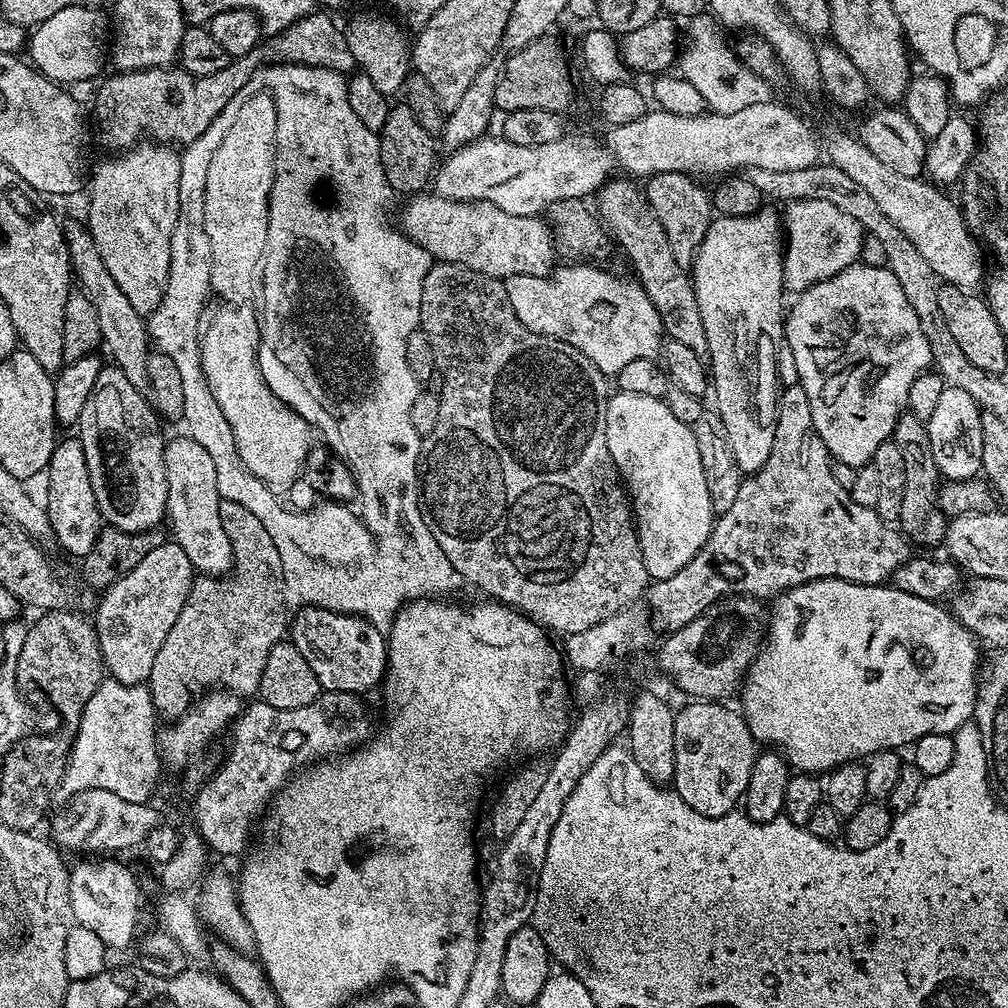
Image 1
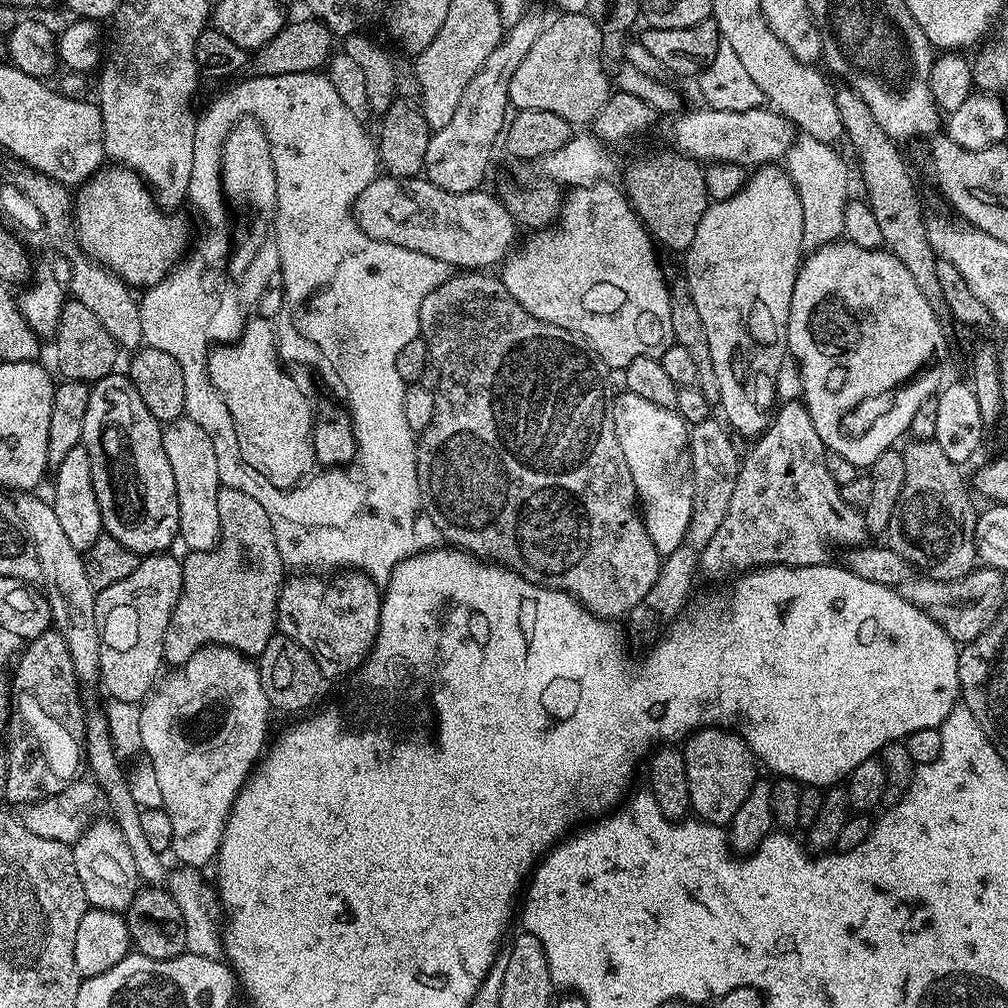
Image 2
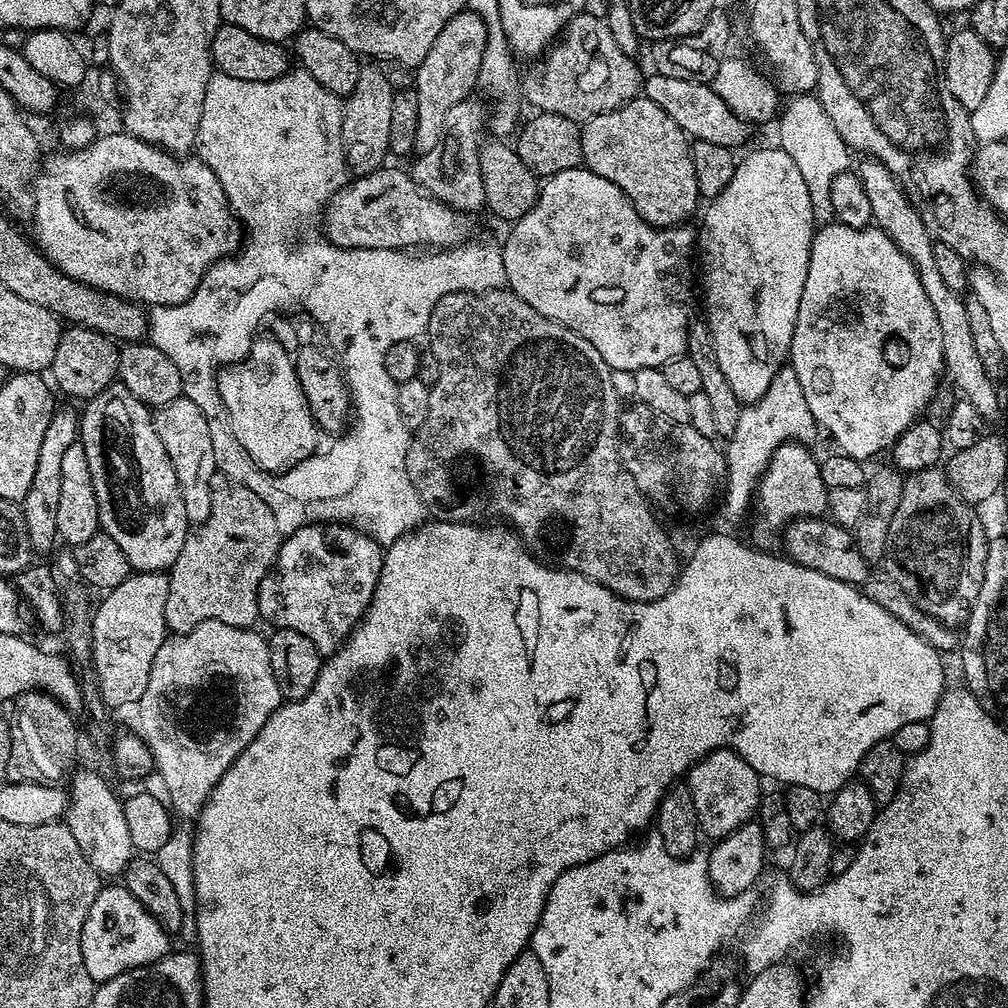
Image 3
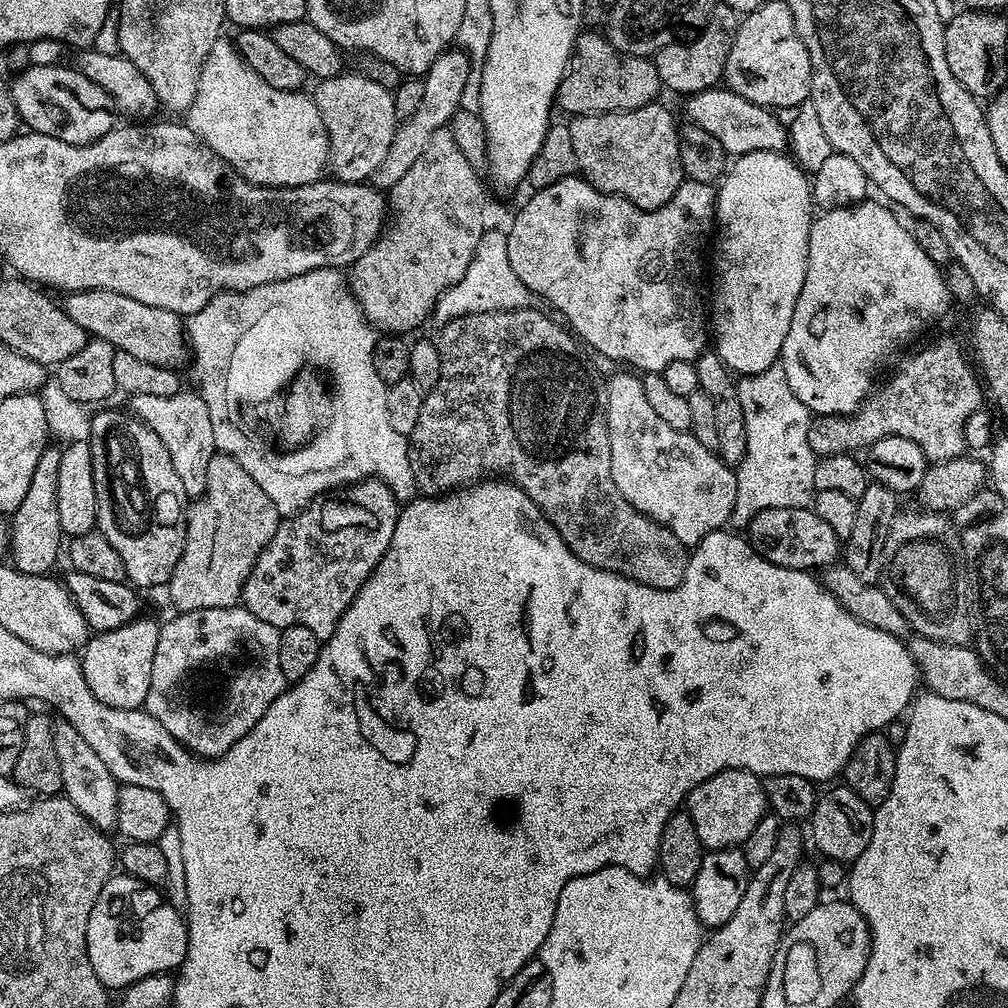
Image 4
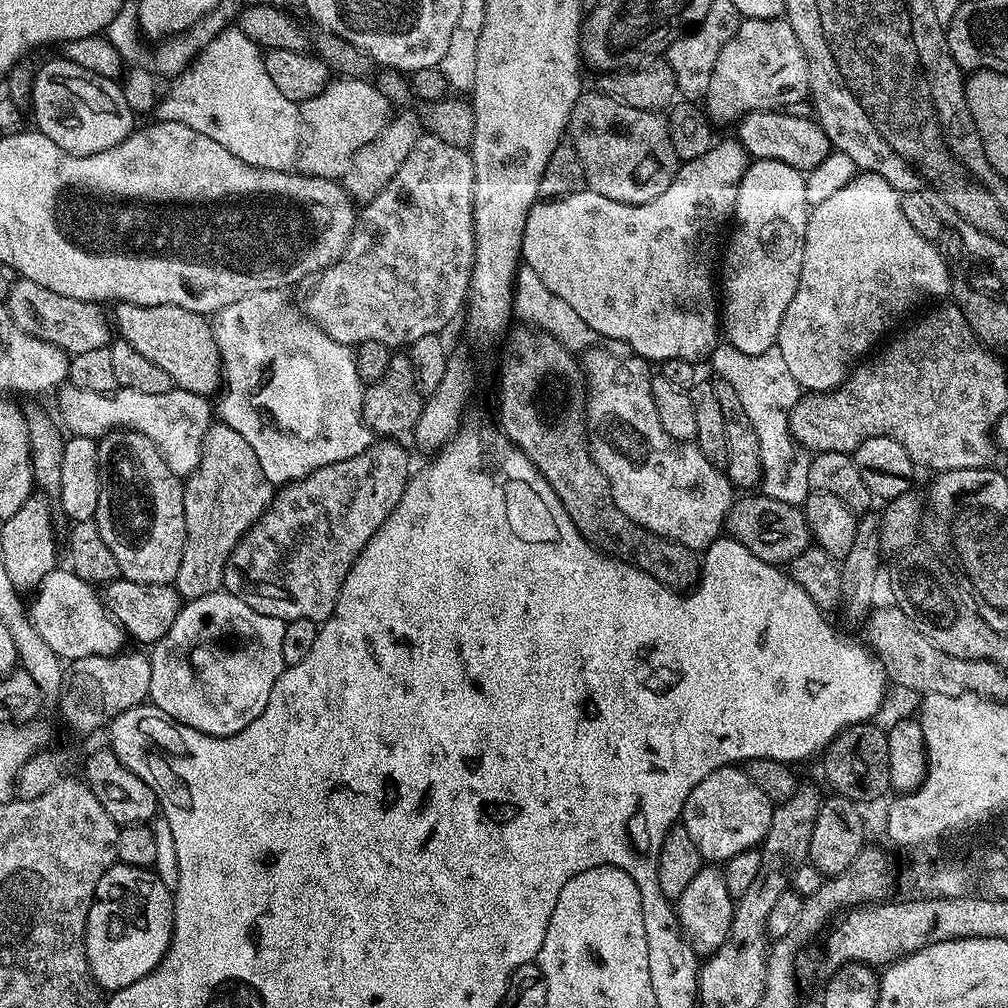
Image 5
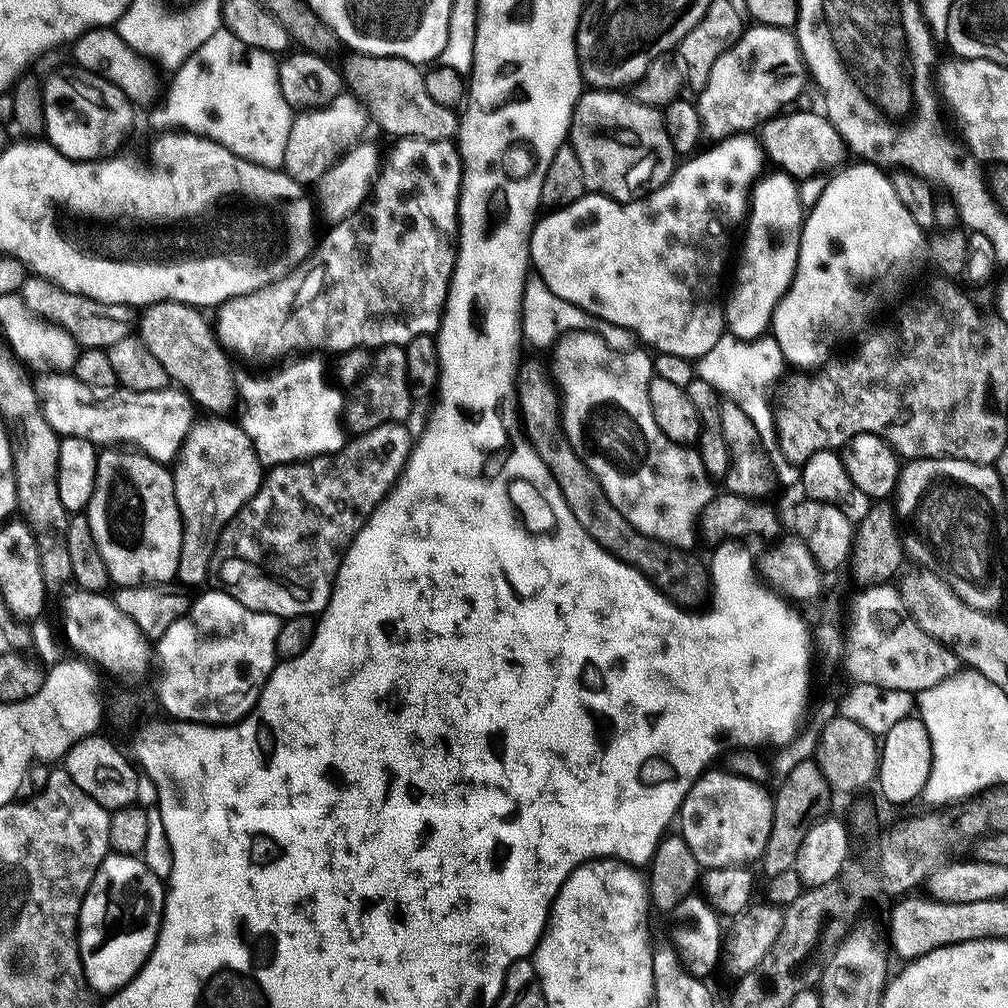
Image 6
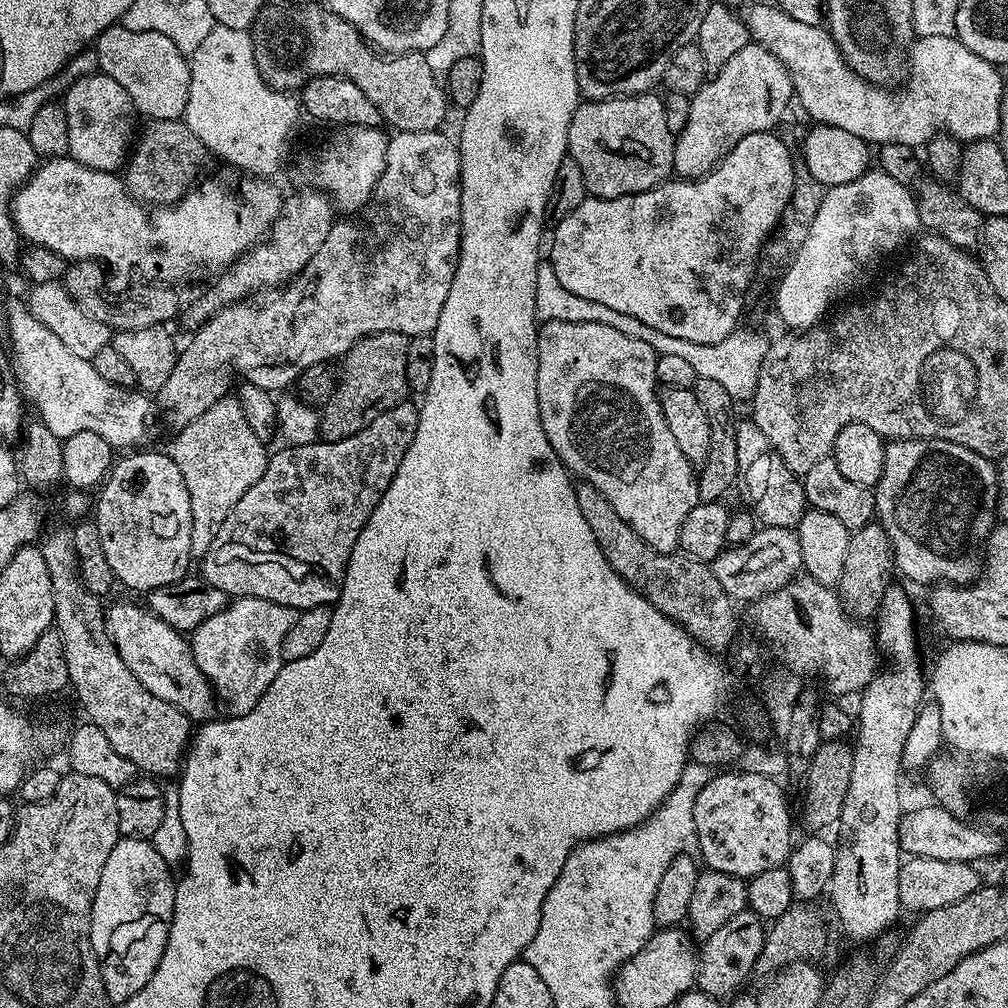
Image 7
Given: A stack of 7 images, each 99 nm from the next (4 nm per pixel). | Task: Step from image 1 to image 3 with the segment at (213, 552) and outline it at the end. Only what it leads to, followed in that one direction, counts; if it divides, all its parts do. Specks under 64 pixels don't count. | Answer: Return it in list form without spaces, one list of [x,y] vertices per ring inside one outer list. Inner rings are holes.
[[[187,398],[175,400],[165,408],[155,409],[150,425],[155,439],[160,441],[161,449],[172,462],[172,472],[180,487],[182,506],[186,506],[186,518],[189,525],[202,524],[210,518],[212,501],[212,479],[218,475],[214,460],[213,443],[210,438],[210,426],[198,410],[198,406]]]

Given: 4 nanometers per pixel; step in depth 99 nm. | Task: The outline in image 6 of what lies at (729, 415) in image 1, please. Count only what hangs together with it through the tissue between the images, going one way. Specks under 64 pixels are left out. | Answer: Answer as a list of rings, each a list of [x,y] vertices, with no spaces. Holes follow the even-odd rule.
[[[783,170],[773,173],[773,176],[765,175],[750,194],[750,215],[746,220],[748,233],[744,236],[744,253],[740,256],[740,269],[736,272],[736,285],[732,288],[732,297],[727,297],[726,300],[727,331],[740,340],[755,340],[769,331],[776,304],[790,286],[800,253],[800,230],[806,212],[800,203],[797,181]]]

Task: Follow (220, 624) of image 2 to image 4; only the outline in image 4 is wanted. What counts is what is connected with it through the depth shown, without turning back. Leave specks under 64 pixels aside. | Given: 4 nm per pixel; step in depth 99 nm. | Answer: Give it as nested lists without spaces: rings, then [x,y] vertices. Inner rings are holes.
[[[213,456],[206,474],[202,477],[203,484],[204,497],[193,508],[191,505],[187,509],[188,525],[184,531],[182,558],[178,558],[178,566],[174,566],[174,574],[166,585],[166,591],[177,613],[237,607],[241,603],[244,583],[254,562],[260,557],[270,538],[274,538],[282,519],[279,510],[266,496],[262,487],[230,456]]]

